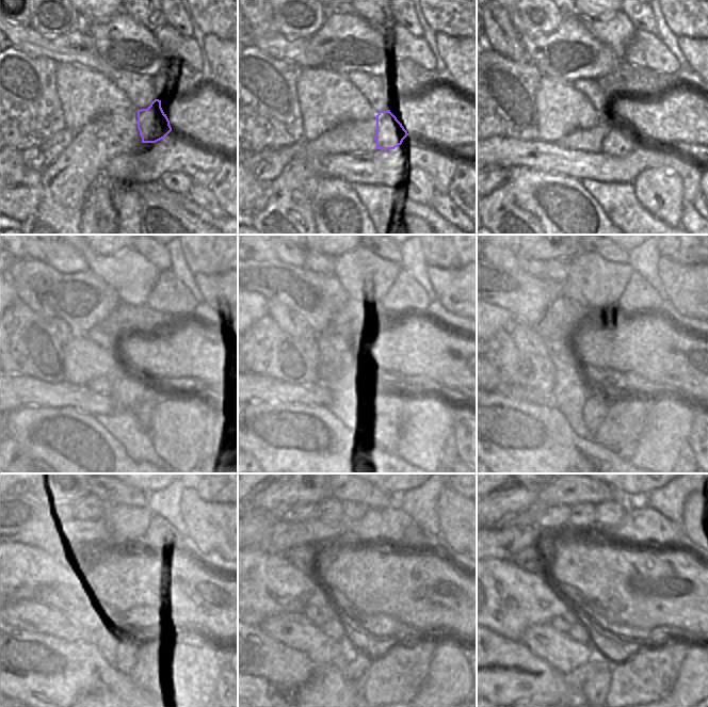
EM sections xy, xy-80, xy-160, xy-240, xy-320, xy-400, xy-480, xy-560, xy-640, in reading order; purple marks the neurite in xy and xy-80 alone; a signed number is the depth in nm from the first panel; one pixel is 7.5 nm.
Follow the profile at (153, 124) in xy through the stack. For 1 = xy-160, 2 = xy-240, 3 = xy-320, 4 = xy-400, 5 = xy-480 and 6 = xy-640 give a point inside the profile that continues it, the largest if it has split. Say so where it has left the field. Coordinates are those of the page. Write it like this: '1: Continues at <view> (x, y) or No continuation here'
1: Continues at xy-160 (622, 141)
2: Continues at xy-240 (130, 389)
3: Continues at xy-320 (354, 400)
4: Continues at xy-400 (590, 405)
5: Continues at xy-480 (117, 649)
6: Continues at xy-640 (591, 690)

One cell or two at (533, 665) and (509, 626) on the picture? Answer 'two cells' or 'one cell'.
two cells

